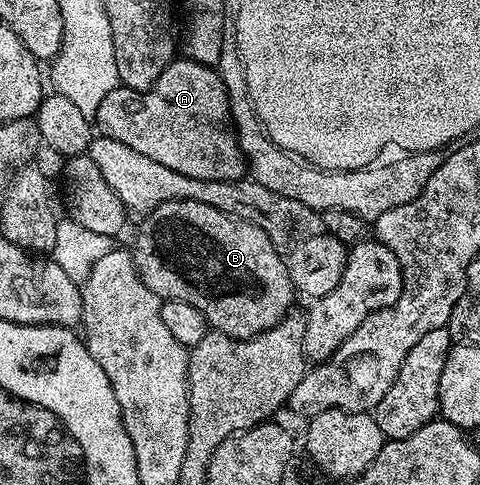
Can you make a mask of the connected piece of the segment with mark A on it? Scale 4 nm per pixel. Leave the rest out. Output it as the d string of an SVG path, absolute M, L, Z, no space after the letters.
M186 59L171 61L165 71L161 71L152 89L146 89L144 93L122 87L109 91L109 95L101 99L101 107L97 107L93 121L102 136L117 139L117 143L125 143L125 147L133 147L133 151L193 179L241 181L249 169L235 134L235 125L231 121L227 88L218 68L209 65Z

